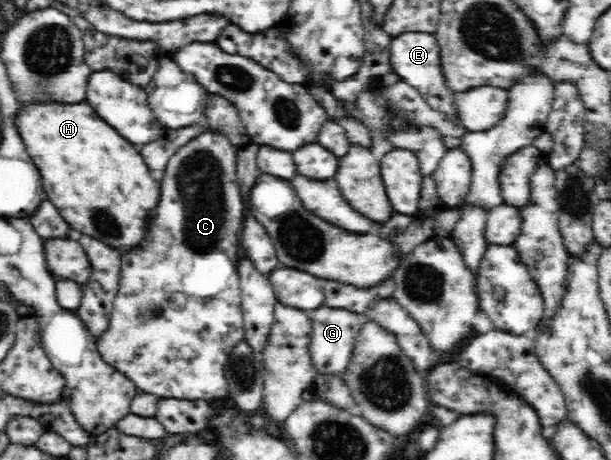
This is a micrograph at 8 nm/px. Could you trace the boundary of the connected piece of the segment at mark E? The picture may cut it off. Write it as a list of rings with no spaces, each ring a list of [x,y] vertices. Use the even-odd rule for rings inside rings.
[[[405,32],[391,37],[389,46],[389,63],[393,71],[412,85],[433,110],[445,112],[450,121],[460,125],[459,115],[456,115],[456,93],[448,86],[445,87],[443,72],[440,67],[440,46],[436,36],[430,33]]]

